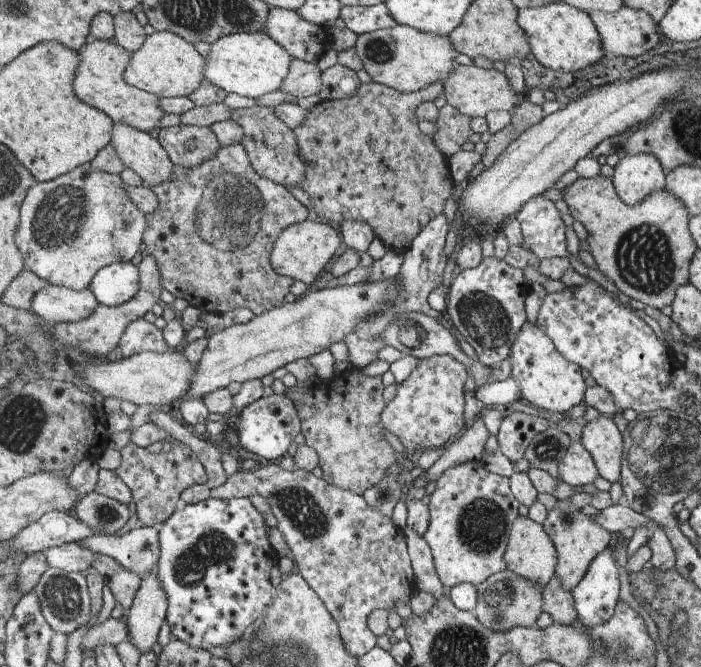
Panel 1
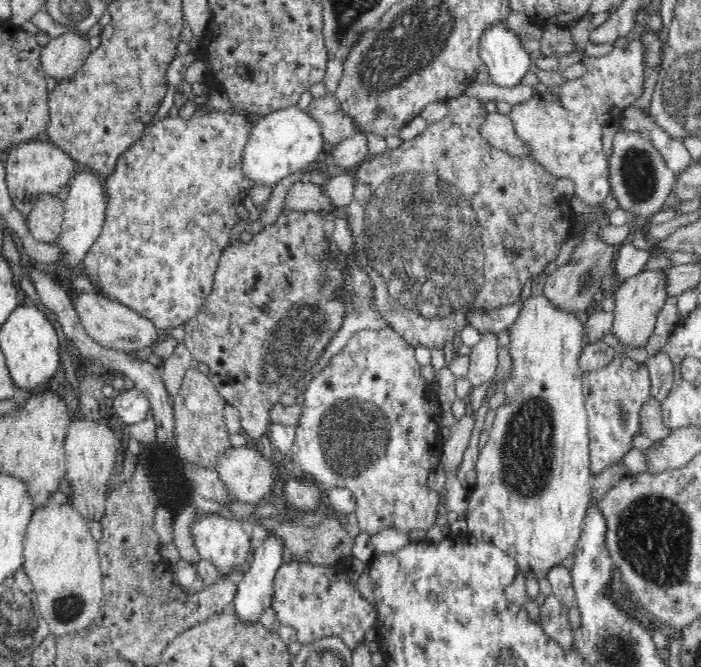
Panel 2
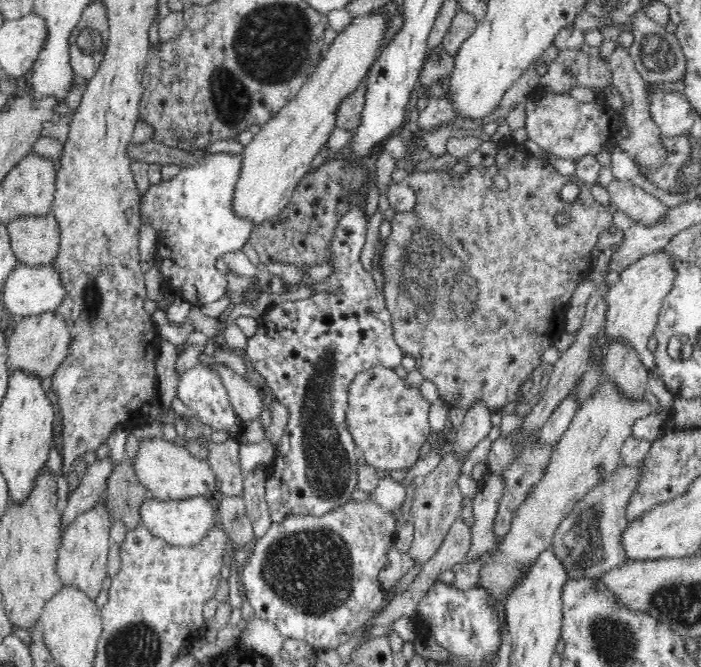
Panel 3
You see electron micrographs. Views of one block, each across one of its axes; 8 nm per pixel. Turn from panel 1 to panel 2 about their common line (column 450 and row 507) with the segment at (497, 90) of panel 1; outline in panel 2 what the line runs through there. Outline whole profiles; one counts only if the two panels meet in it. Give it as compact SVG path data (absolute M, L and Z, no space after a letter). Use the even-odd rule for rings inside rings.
M73 418L71 423L67 426L67 435L63 442L63 448L65 451L66 459L66 472L65 479L68 482L68 500L72 507L78 509L78 512L82 513L82 517L86 519L86 523L90 521L101 522L105 513L106 499L110 492L109 485L112 483L115 469L117 468L116 462L118 462L118 450L119 440L117 434L108 427L108 423L105 420L86 420L82 418Z

